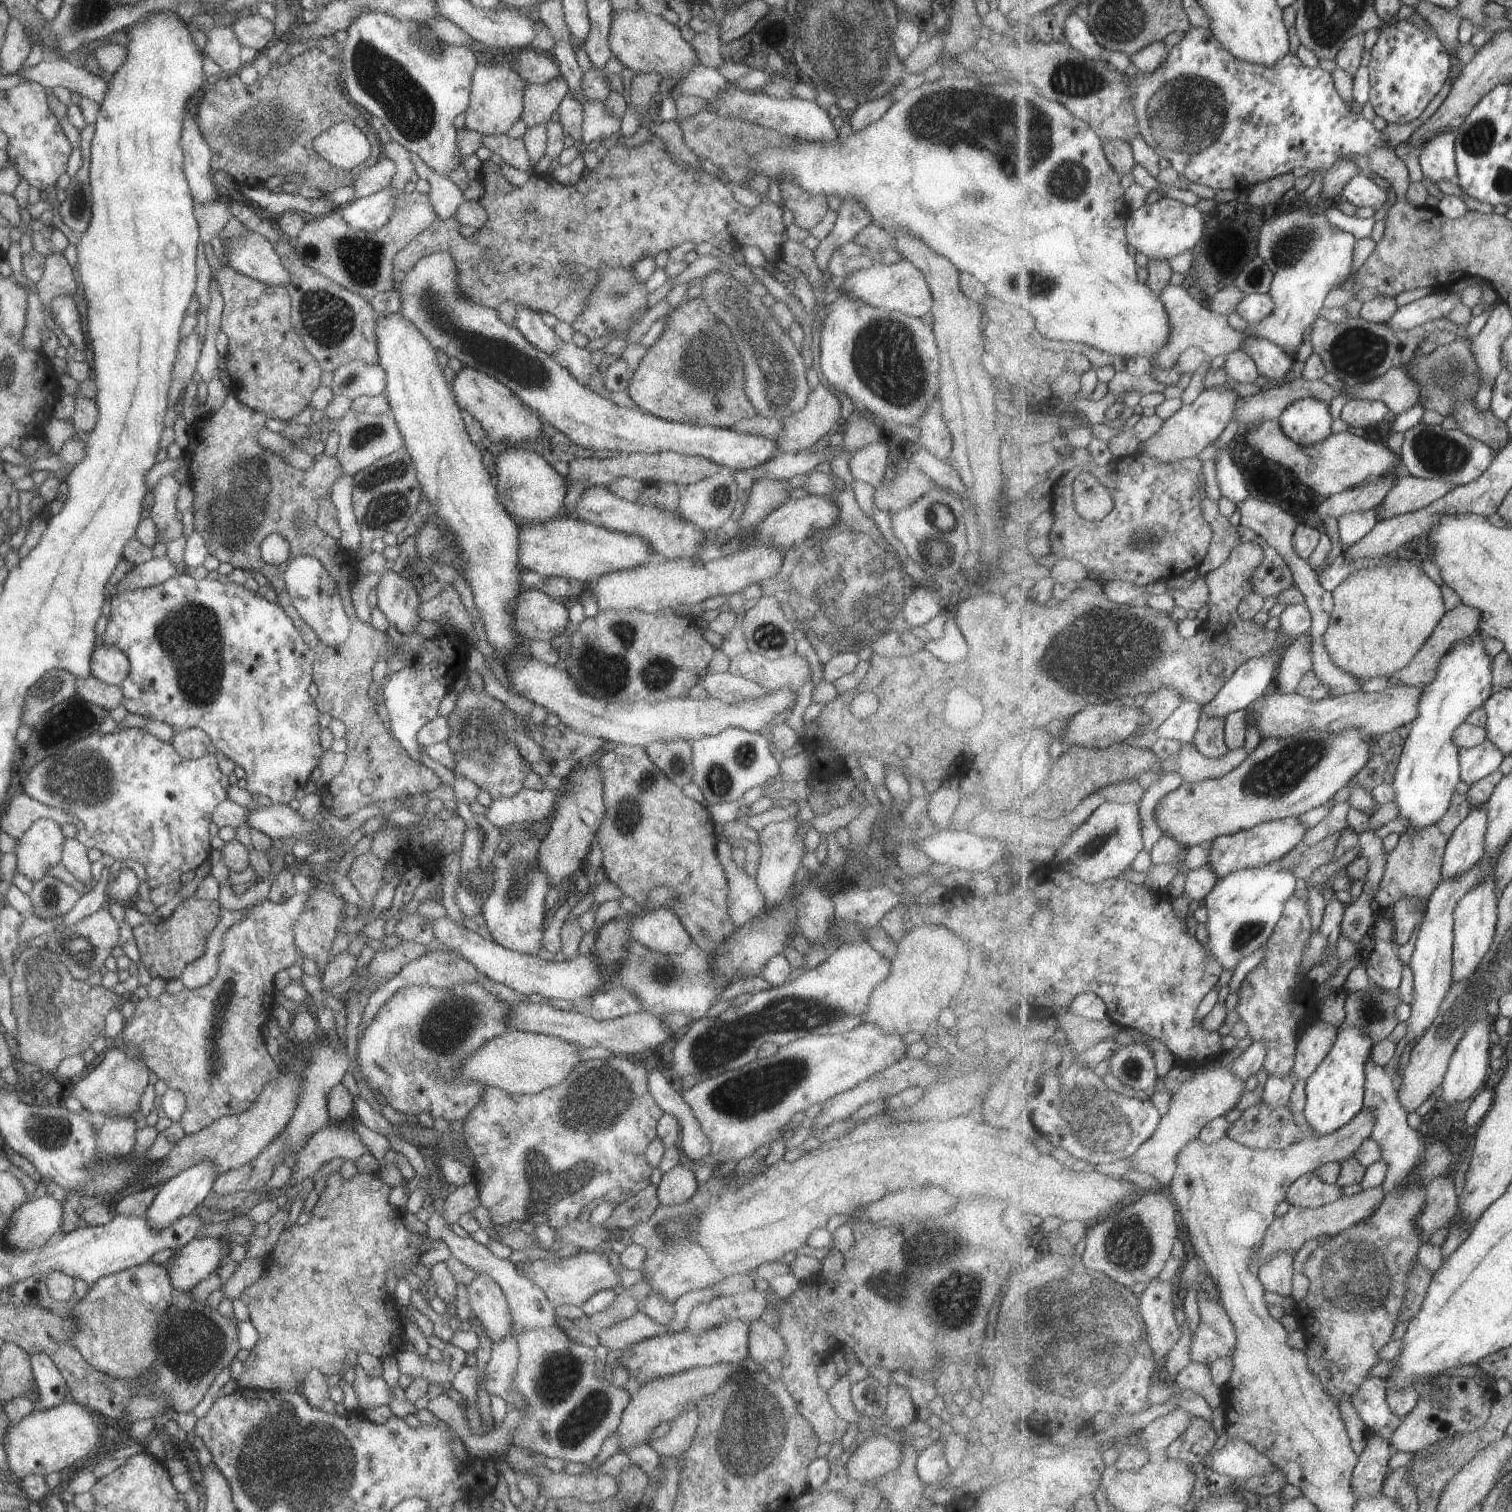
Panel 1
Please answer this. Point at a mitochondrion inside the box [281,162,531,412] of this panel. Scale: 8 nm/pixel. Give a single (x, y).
(327, 319)

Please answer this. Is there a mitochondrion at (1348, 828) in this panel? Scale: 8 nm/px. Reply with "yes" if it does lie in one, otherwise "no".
no

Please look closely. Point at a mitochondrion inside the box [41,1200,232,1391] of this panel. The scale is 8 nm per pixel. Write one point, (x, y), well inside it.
(183, 1331)

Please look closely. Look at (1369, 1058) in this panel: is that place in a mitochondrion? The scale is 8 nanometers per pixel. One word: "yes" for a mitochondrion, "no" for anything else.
no

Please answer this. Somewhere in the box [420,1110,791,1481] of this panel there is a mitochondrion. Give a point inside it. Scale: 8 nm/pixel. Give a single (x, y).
(753, 1428)

